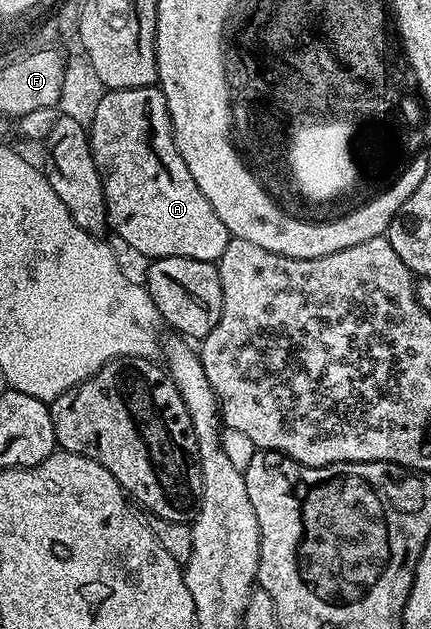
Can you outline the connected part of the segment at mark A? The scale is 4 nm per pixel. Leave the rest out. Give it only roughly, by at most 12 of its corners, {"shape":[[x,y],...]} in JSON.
{"shape":[[160,86],[87,130],[111,231],[149,261],[231,236],[179,157]]}

